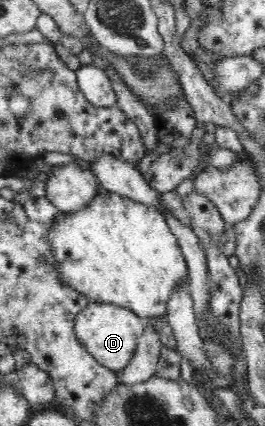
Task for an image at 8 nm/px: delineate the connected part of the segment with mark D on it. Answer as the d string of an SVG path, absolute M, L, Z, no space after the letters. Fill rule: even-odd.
M90 300L74 320L74 332L80 346L102 366L118 372L134 355L137 340L142 337L145 325L129 309L109 301Z

